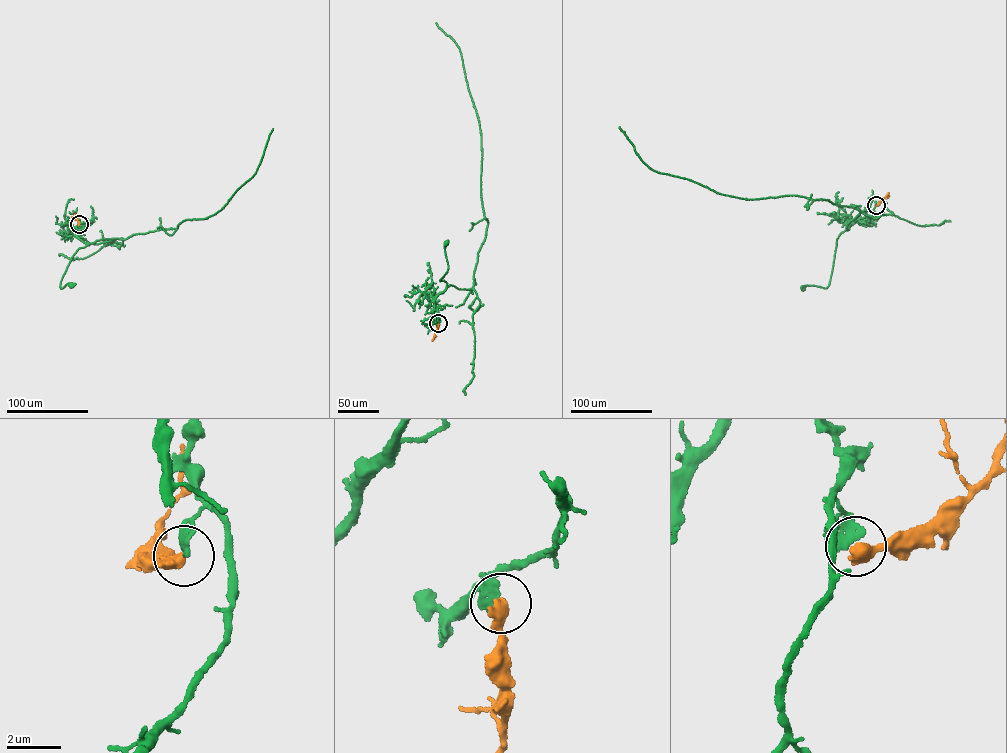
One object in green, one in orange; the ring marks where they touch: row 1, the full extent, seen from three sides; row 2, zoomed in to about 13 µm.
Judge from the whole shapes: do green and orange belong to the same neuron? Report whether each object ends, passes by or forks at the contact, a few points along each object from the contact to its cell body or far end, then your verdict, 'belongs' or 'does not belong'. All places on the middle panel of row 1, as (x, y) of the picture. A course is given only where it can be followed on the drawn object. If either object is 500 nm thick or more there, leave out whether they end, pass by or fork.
green runs (438, 323), (440, 320), (435, 316), (434, 301), (447, 285), (440, 280), (448, 267), (446, 243); orange runs (438, 323), (432, 339); does not belong

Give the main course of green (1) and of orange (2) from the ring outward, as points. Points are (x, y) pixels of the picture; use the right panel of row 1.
1: (876, 205), (871, 218), (855, 222), (837, 239), (828, 286), (807, 285), (803, 288)
2: (876, 205), (888, 192)

